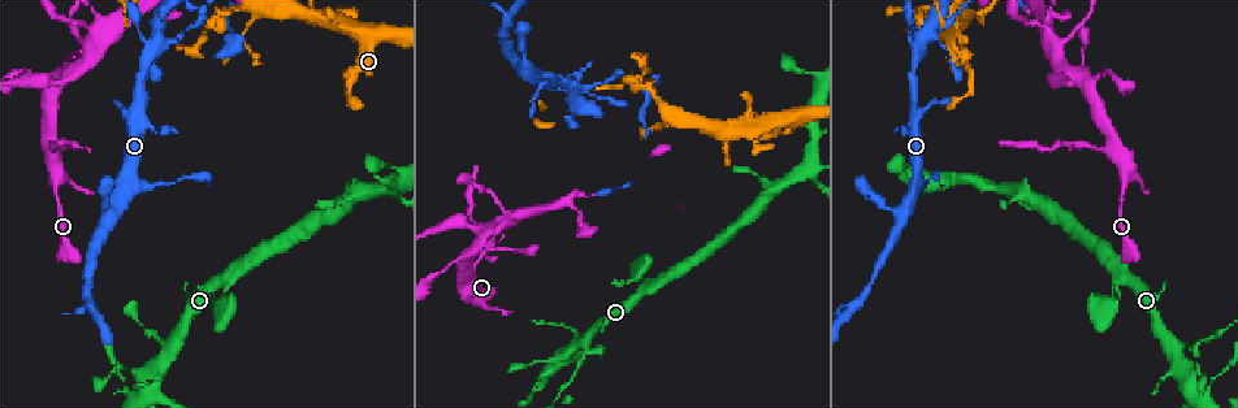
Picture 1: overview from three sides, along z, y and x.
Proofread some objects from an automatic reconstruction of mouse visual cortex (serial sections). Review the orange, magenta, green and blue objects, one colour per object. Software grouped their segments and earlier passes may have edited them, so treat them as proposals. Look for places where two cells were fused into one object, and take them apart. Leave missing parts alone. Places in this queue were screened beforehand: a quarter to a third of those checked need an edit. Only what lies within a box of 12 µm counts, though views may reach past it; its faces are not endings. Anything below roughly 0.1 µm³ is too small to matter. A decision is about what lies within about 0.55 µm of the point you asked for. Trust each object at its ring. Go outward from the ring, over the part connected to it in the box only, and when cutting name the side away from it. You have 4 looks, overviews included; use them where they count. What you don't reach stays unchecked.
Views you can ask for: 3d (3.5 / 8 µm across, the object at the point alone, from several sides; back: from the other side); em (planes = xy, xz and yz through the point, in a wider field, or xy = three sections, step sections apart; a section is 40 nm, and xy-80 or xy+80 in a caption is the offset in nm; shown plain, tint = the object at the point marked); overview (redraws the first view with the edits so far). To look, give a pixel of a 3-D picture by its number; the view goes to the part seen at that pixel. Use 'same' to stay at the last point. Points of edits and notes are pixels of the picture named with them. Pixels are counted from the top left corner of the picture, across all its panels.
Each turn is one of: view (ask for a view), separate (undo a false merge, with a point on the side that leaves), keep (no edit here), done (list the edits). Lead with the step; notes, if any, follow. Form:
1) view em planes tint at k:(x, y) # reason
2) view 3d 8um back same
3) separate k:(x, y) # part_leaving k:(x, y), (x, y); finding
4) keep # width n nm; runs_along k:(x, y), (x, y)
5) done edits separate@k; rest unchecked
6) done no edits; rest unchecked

view 3d 3.5um at 1:(641, 271)

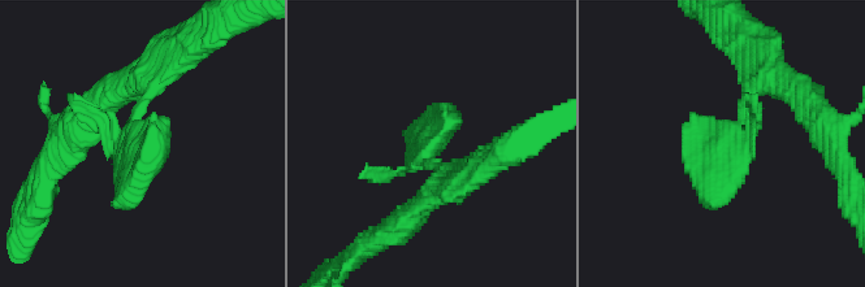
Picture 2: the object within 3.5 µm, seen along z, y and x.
view em xy step 2 tint at 2:(138, 137)

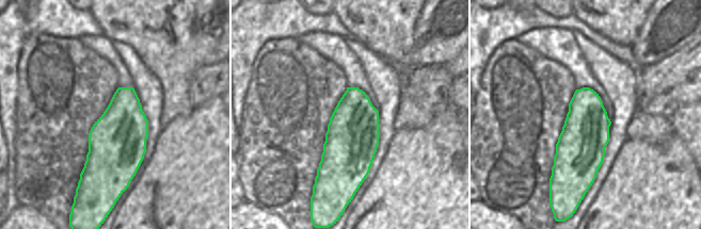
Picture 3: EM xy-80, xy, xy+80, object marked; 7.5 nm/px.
view em xy step 5 tint same

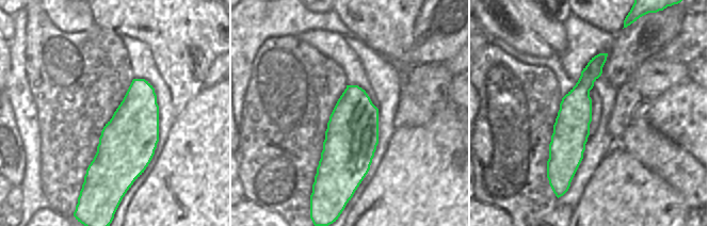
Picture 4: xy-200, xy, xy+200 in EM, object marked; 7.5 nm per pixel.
keep # runs_along 2:(777, 83), (743, 103), (719, 203); one cell here

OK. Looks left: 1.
view 3d 3.5um at 1:(465, 278) # three-way junction

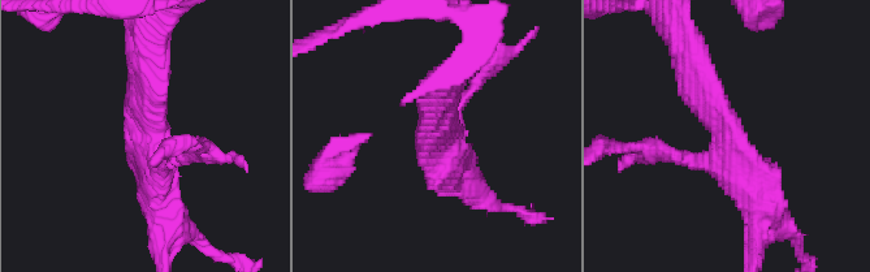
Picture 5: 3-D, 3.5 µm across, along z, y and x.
keep # runs_along 5:(756, 233), (753, 185), (693, 73); all the same cell

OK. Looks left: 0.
done no edits; rest unchecked

